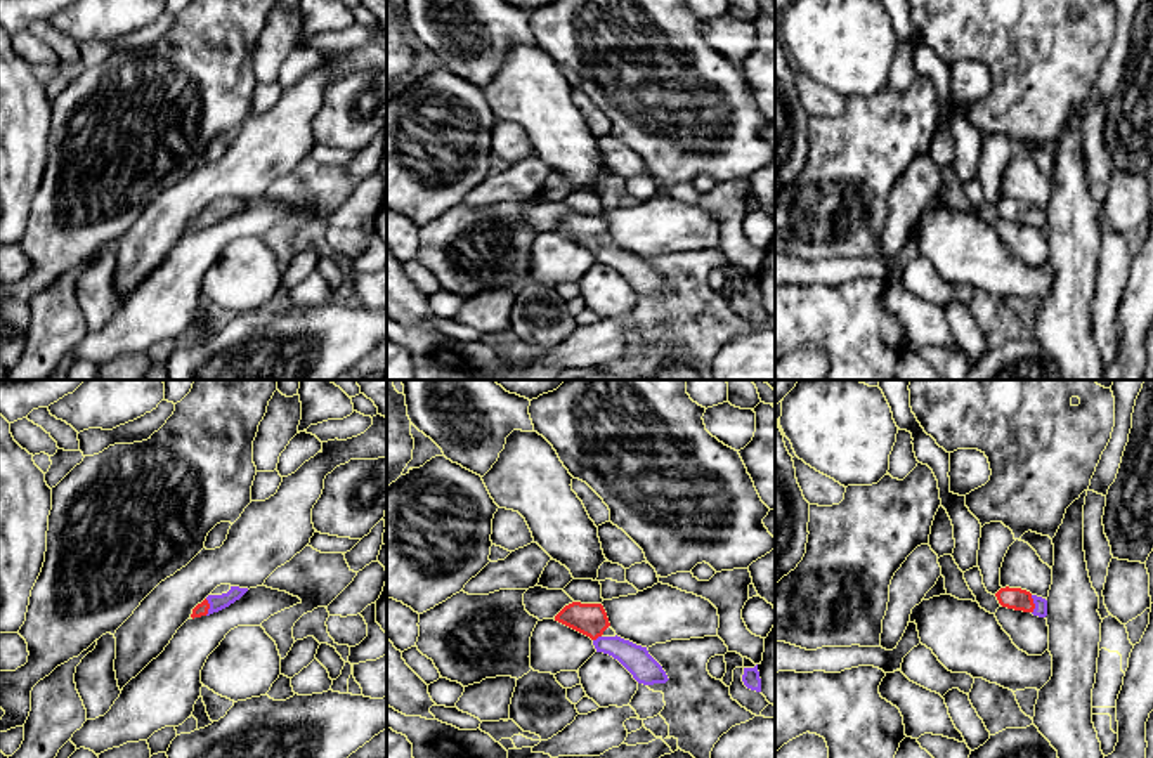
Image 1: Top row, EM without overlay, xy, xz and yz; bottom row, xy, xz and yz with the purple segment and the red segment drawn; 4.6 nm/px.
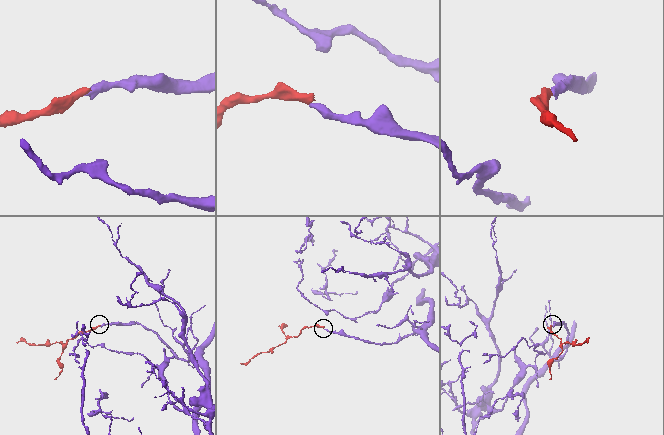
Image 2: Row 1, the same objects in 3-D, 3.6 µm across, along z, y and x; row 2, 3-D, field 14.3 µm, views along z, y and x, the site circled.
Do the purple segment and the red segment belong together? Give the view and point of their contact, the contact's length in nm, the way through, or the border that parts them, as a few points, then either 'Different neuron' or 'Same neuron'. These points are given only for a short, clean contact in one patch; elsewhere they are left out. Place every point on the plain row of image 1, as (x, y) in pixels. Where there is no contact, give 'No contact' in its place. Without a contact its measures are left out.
Touches purple at yz (1034, 214). Shared border 90 nm. Path across: yz (1041, 215), (1034, 214), (1016, 210). Same neuron

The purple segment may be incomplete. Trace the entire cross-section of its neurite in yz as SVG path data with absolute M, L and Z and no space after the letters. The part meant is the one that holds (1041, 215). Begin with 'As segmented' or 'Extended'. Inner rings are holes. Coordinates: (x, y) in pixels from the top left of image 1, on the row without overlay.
Extended. M1000 199L995 205L999 215L1007 220L1032 224L1033 227L1046 229L1047 227L1047 212L1037 206L1032 206L1021 199Z

